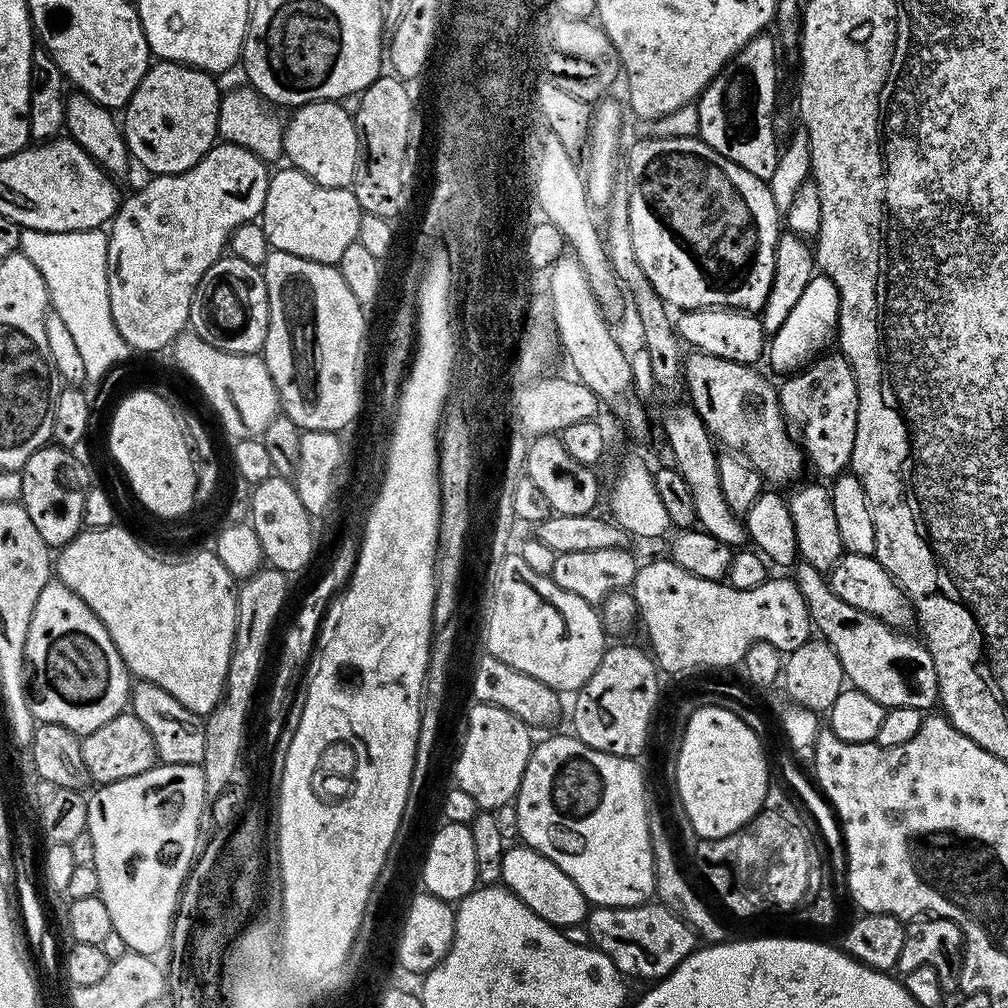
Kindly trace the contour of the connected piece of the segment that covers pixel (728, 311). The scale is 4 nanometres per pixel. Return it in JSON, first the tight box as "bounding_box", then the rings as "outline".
{"bounding_box":[674,308,766,366],"outline":[[[690,308],[675,317],[674,325],[679,339],[697,352],[749,366],[765,357],[766,333],[759,315],[741,312],[739,308]]]}

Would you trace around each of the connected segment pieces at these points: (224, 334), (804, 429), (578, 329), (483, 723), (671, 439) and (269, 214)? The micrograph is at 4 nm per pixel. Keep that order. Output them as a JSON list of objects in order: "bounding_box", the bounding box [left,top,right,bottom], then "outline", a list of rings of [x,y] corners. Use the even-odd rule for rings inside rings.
[{"bounding_box":[188,256,268,356],"outline":[[[221,256],[202,274],[194,298],[190,298],[188,328],[218,350],[243,356],[263,353],[268,333],[268,291],[263,271],[237,256]]]},{"bounding_box":[778,354,858,478],"outline":[[[842,354],[821,355],[806,368],[791,373],[778,384],[780,409],[794,433],[807,463],[820,476],[835,478],[852,463],[854,434],[858,426],[858,386],[852,367]]]},{"bounding_box":[548,254,652,444],"outline":[[[563,254],[548,268],[550,274],[549,295],[552,297],[551,323],[556,323],[560,344],[572,363],[575,379],[581,380],[605,405],[612,407],[620,418],[624,432],[636,444],[644,444],[652,436],[652,424],[642,401],[636,397],[632,385],[632,364],[618,341],[608,329],[605,313],[600,311],[590,284],[575,254]]]},{"bounding_box":[455,703,534,810],"outline":[[[473,703],[468,712],[468,725],[464,728],[464,741],[456,756],[455,787],[466,790],[474,798],[477,809],[500,810],[503,804],[515,801],[526,762],[534,747],[529,725],[522,723],[514,714],[498,706]]]},{"bounding_box":[664,406,746,546],"outline":[[[691,406],[668,408],[664,412],[664,436],[668,439],[668,448],[672,451],[672,460],[692,495],[692,508],[696,511],[696,520],[701,529],[709,532],[718,542],[726,542],[733,546],[745,543],[746,529],[741,517],[730,506],[726,506],[726,498],[720,485],[720,457],[718,444],[708,427],[702,422],[696,409]]]},{"bounding_box":[258,167,362,265],"outline":[[[283,167],[269,175],[266,202],[258,217],[258,223],[266,230],[269,249],[339,265],[346,246],[357,243],[362,215],[358,198],[354,198],[351,187],[322,186],[294,167]]]}]

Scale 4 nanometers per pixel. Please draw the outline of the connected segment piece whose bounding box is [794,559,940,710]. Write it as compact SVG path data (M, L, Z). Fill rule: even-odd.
M797 559L794 571L796 571L794 573L796 585L798 590L802 590L802 598L806 598L806 606L815 631L819 633L824 643L832 647L834 654L838 654L838 662L842 662L845 681L851 687L862 690L862 694L870 694L870 698L874 698L874 702L878 702L885 710L889 708L932 710L937 707L940 698L938 670L934 670L934 658L928 653L927 647L915 635L907 636L909 634L907 631L891 628L874 614L858 610L858 606L850 606L850 602L842 602L842 598L838 598L838 594L834 594L834 590L828 584L828 576L814 570L810 562Z

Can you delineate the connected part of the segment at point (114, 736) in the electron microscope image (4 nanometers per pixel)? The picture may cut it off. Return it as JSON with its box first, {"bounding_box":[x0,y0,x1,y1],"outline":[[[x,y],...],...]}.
{"bounding_box":[80,710,158,785],"outline":[[[130,710],[118,713],[110,722],[98,726],[80,741],[82,762],[93,785],[113,784],[122,778],[134,778],[146,770],[155,768],[158,763],[154,738],[146,726]]]}

